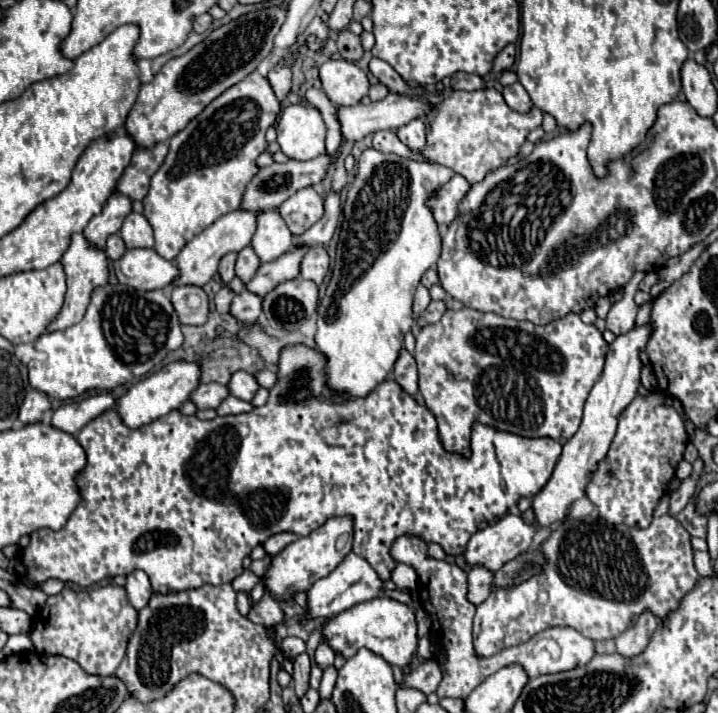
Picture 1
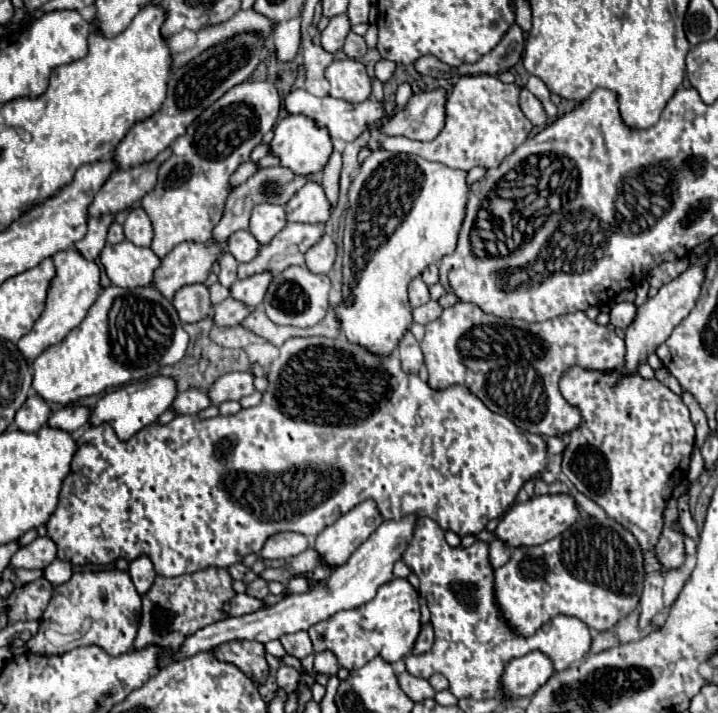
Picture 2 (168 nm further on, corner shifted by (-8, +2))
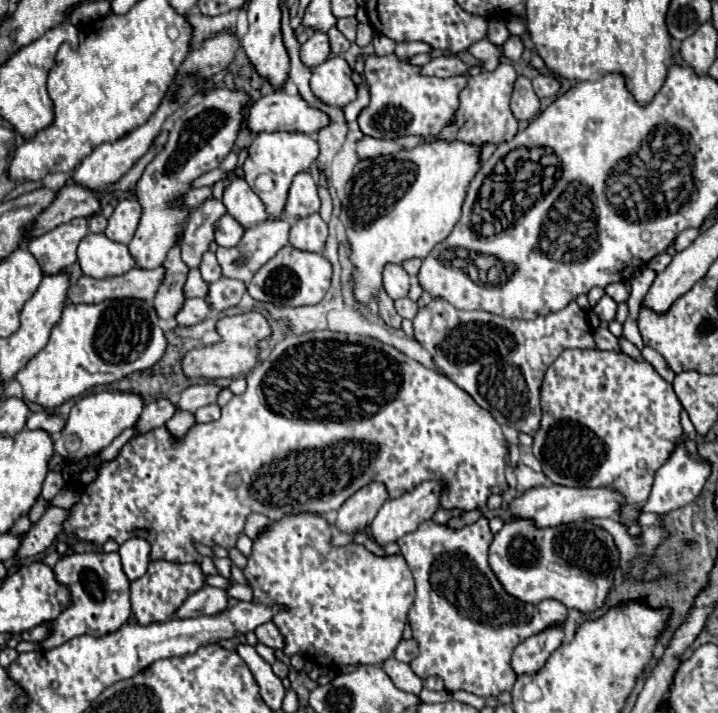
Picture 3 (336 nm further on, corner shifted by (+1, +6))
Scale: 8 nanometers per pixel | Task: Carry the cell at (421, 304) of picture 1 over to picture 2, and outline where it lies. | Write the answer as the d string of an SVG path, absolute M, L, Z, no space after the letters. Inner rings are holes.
M415 278L409 284L409 302L411 302L413 308L423 306L423 304L429 302L429 288L427 288L427 284L423 284L421 278Z

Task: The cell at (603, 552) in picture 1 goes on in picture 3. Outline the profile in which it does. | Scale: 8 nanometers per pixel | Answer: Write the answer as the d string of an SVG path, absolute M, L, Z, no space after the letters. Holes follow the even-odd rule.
M506 520L502 530L494 536L490 544L490 566L508 594L538 604L546 598L560 600L566 608L576 608L580 612L592 612L600 608L614 580L614 568L618 566L618 550L612 536L594 526L590 520L578 520L572 524L560 524L558 528L534 528L532 520Z

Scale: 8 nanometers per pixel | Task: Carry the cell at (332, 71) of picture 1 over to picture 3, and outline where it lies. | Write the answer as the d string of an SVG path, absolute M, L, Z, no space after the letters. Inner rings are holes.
M340 56L328 58L312 70L310 88L328 106L344 108L356 98L356 86L350 78L352 68Z

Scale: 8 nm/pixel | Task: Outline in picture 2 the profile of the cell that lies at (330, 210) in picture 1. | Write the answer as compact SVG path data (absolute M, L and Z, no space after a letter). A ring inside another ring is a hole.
M287 224L267 246L261 246L259 256L249 264L239 264L239 280L245 280L261 270L275 274L289 266L303 266L305 252L315 246L325 234L325 224Z

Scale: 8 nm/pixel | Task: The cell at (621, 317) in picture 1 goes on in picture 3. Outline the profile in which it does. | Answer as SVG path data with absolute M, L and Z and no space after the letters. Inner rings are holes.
M602 296L602 298L596 302L596 306L592 306L592 312L594 312L600 320L610 322L610 320L614 320L614 316L616 316L616 302L614 302L610 296Z

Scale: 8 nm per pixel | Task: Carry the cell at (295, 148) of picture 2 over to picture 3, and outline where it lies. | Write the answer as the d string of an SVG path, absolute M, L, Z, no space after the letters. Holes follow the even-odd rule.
M262 132L254 138L254 142L248 148L248 158L244 160L244 178L250 184L254 192L256 190L256 178L266 174L274 180L274 190L258 194L260 200L266 206L268 218L284 218L284 206L286 206L286 196L292 184L292 178L298 172L306 172L310 164L318 158L318 144L308 136L308 134L288 134L288 132Z

